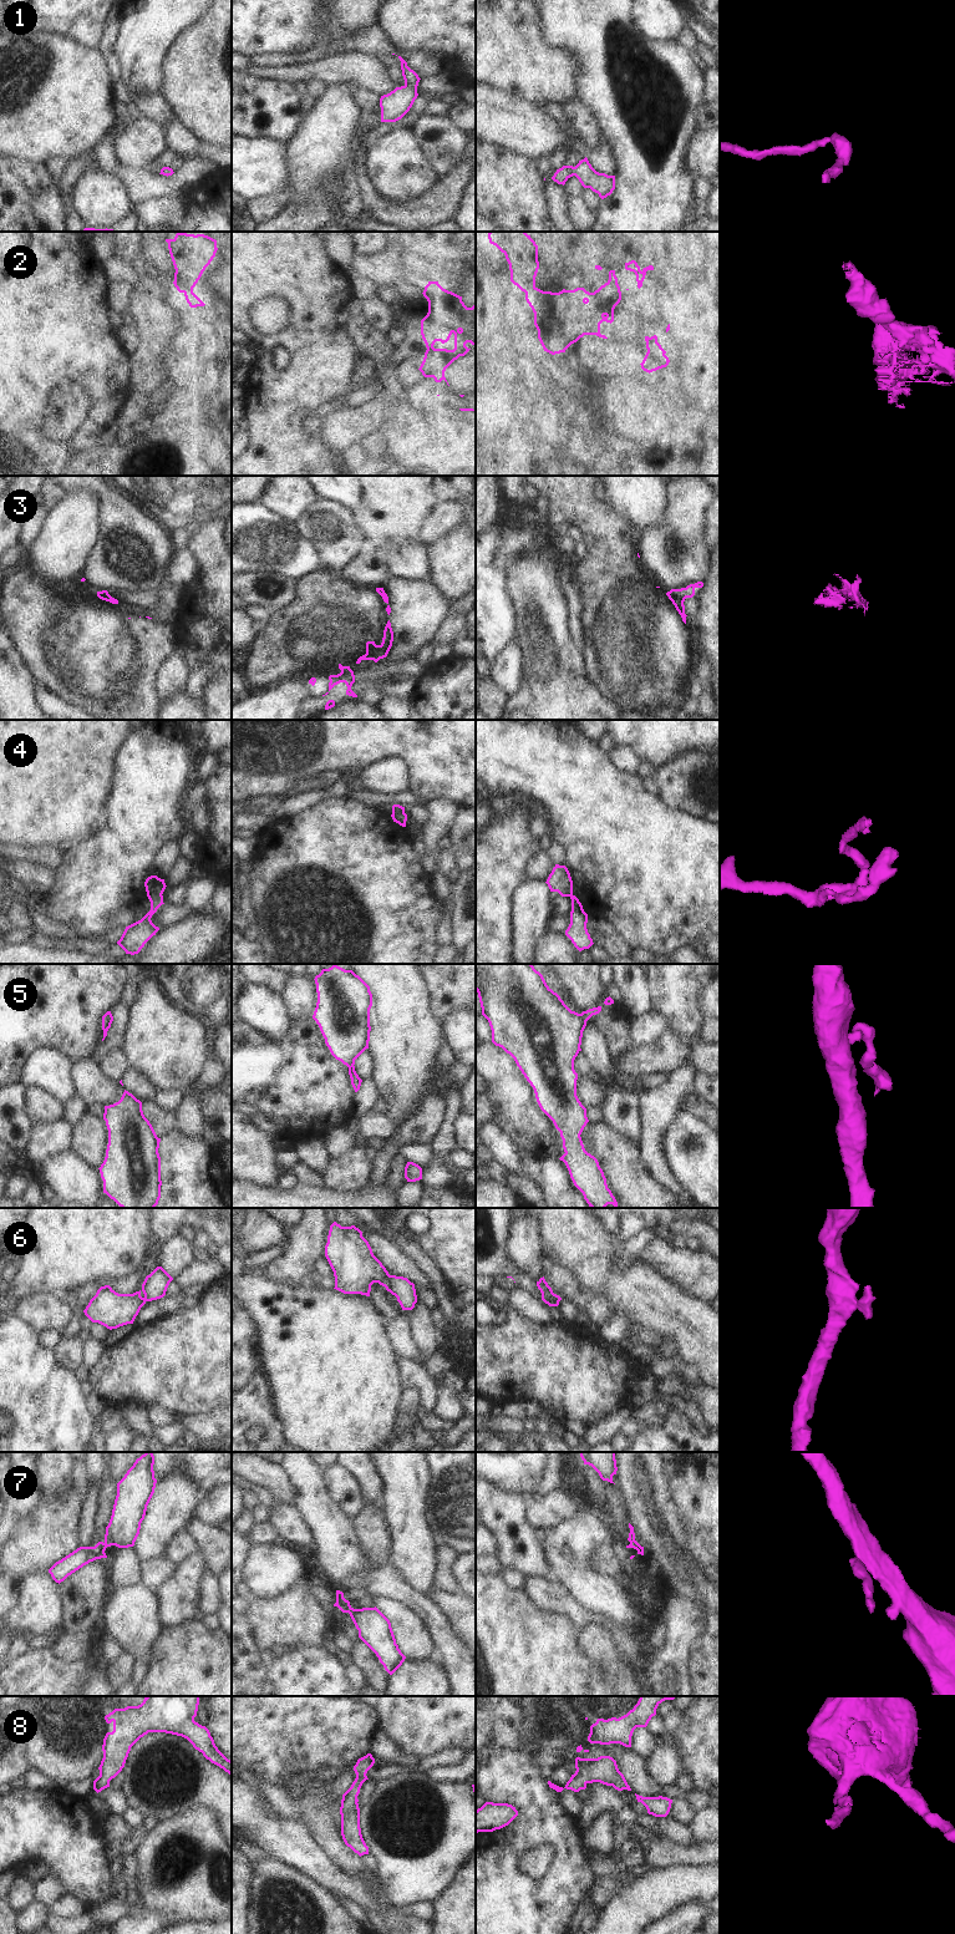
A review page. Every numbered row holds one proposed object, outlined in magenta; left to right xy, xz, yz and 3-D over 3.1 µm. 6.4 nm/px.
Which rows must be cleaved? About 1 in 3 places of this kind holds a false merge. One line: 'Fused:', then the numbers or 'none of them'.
Fused: 3, 4, 6, 7.

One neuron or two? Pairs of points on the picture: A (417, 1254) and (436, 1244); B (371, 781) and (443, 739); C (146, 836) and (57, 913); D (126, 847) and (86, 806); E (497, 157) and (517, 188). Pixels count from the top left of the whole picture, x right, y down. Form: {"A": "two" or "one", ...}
{"A": "two", "B": "two", "C": "one", "D": "two", "E": "one"}

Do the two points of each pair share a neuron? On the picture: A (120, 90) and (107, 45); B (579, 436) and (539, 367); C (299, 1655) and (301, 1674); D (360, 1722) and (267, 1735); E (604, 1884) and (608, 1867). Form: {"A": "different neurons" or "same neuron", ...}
{"A": "same neuron", "B": "same neuron", "C": "same neuron", "D": "same neuron", "E": "different neurons"}

